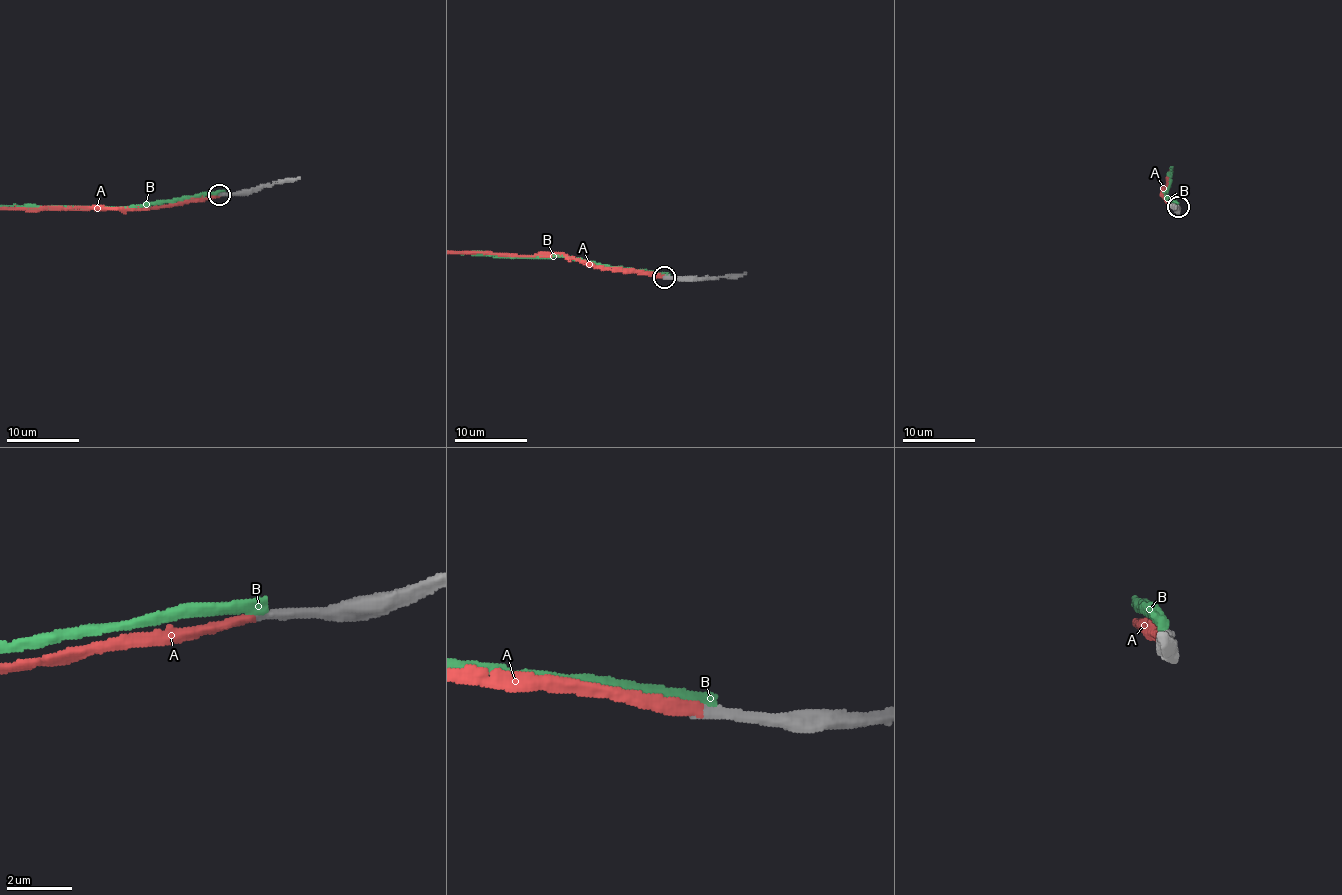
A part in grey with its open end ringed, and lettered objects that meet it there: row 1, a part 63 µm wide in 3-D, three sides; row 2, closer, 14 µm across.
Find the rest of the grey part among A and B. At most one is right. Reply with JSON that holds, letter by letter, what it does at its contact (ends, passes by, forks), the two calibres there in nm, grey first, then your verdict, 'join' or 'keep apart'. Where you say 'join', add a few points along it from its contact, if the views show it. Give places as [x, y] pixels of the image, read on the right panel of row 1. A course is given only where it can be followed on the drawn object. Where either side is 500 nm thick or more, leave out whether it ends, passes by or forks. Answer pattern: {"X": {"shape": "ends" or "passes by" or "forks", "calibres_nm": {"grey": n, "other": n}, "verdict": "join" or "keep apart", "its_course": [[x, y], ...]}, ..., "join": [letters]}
{"A": {"shape": "ends", "calibres_nm": {"grey": 280, "other": 320}, "verdict": "join"}, "B": {"shape": "ends", "calibres_nm": {"grey": 320, "other": 400}, "verdict": "keep apart"}, "join": ["A"]}

